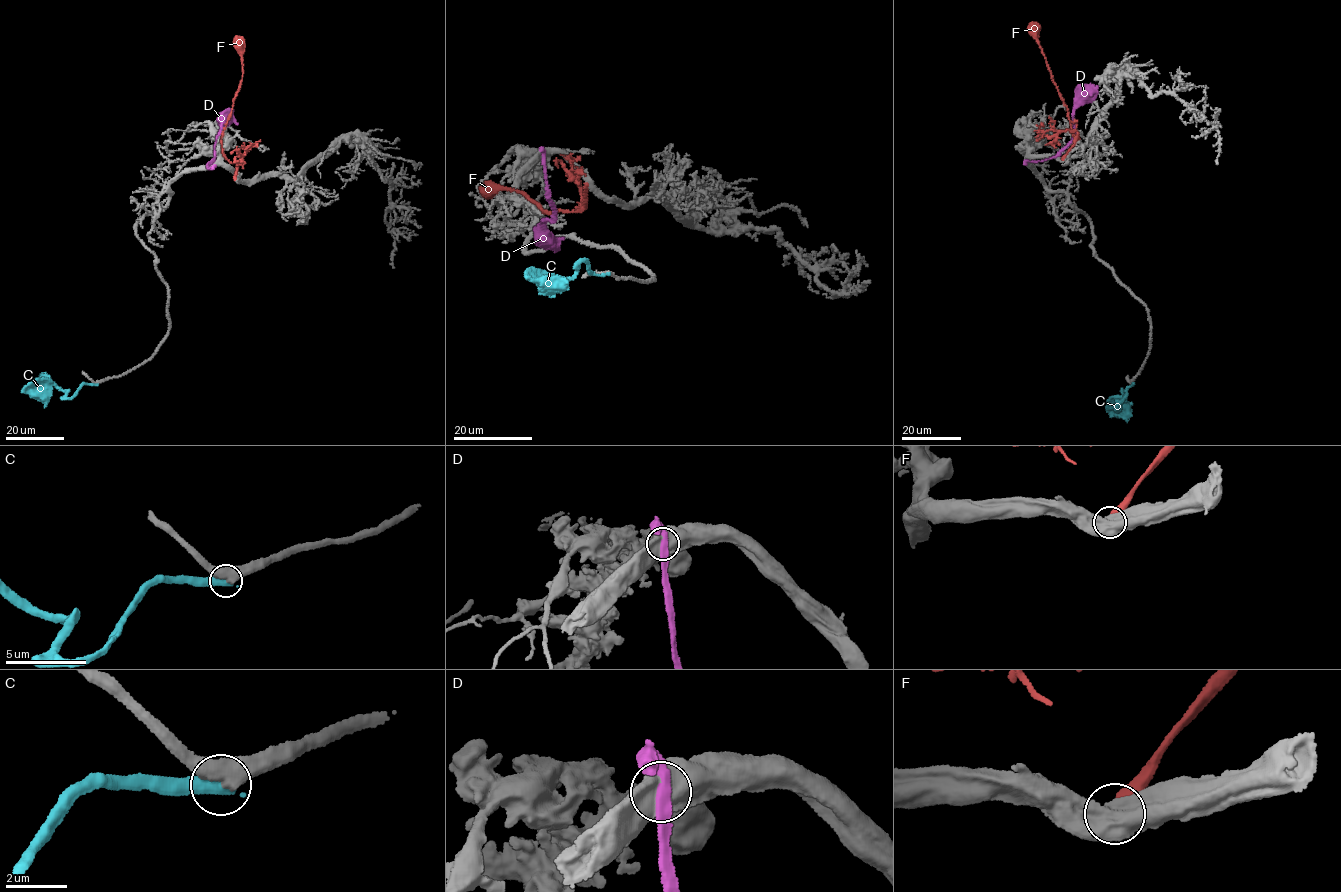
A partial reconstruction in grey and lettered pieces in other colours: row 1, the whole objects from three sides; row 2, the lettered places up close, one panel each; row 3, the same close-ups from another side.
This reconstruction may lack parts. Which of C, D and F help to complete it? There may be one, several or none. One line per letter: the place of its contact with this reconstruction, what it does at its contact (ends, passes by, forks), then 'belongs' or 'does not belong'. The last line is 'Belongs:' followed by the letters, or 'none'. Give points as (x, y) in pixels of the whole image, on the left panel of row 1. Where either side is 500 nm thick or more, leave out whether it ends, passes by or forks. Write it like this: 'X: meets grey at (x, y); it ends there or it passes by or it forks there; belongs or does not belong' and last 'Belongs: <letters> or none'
C: meets grey at (95, 384); it ends there; does not belong
D: meets grey at (213, 166); does not belong
F: meets grey at (235, 179); does not belong
Belongs: none

